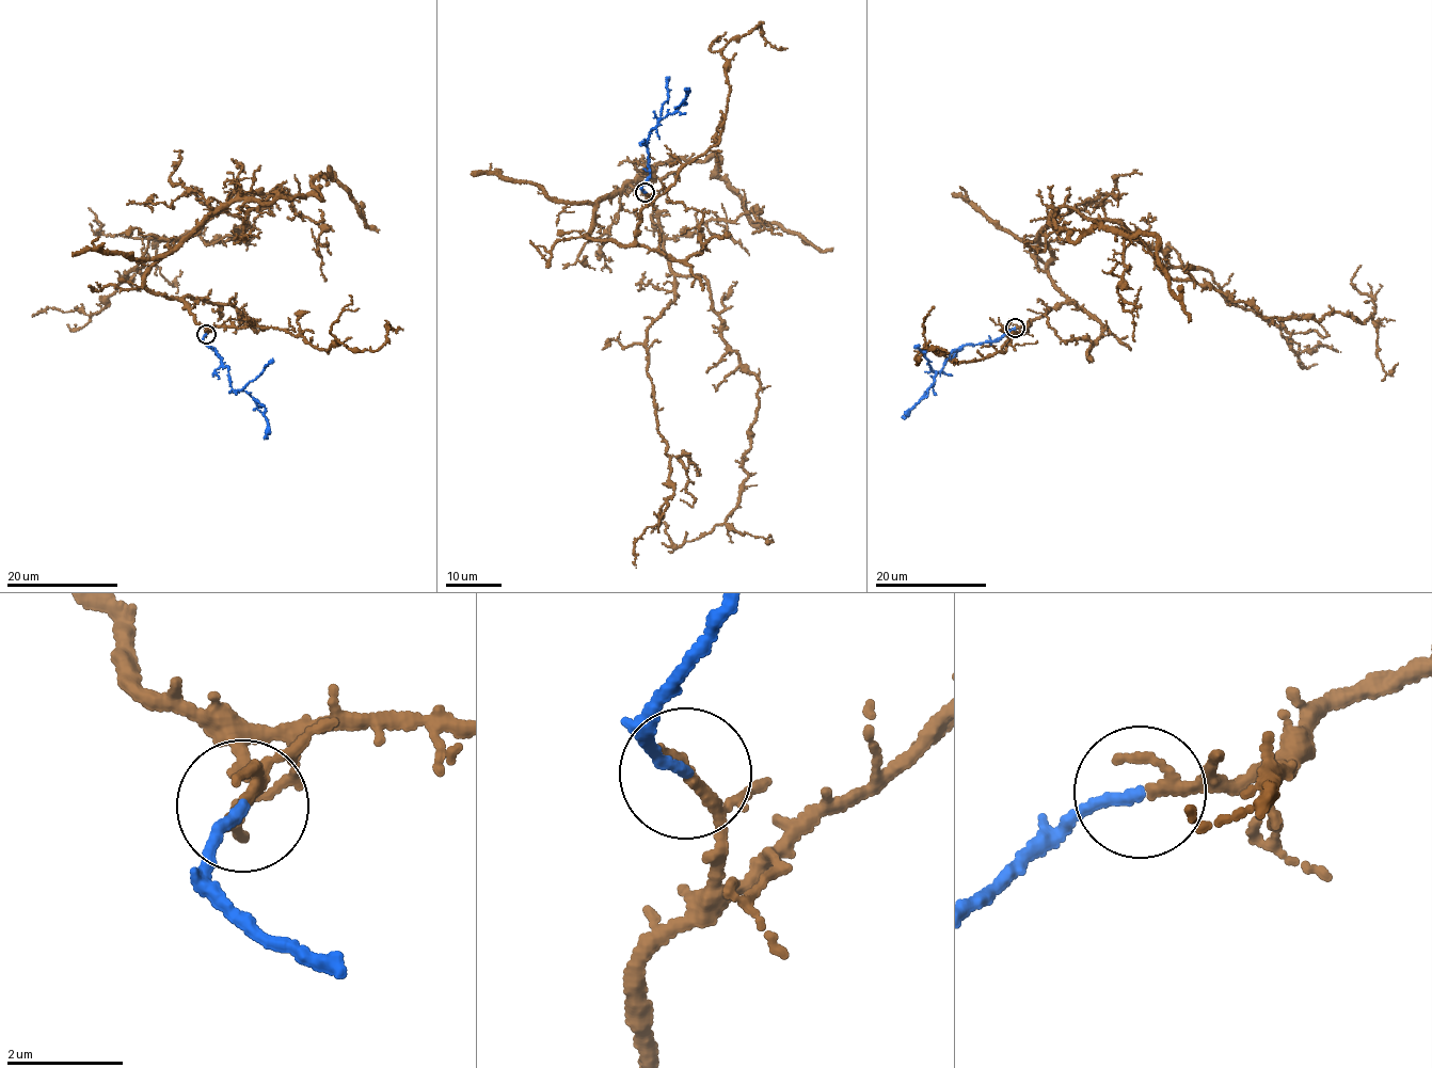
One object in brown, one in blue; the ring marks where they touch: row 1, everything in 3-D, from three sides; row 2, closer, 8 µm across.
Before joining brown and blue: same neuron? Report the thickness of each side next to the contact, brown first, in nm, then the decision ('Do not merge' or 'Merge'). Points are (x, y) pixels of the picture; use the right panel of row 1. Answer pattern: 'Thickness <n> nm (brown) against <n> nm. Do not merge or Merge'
Thickness 130 nm (brown) against 180 nm. Merge

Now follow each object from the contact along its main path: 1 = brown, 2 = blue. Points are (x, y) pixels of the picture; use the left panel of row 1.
1: (205, 333), (144, 274), (239, 189), (224, 207), (249, 224), (235, 232), (247, 242), (100, 235), (88, 208)
2: (205, 334), (204, 343), (215, 349), (227, 369), (232, 388), (244, 391), (265, 408), (268, 426), (264, 439)

